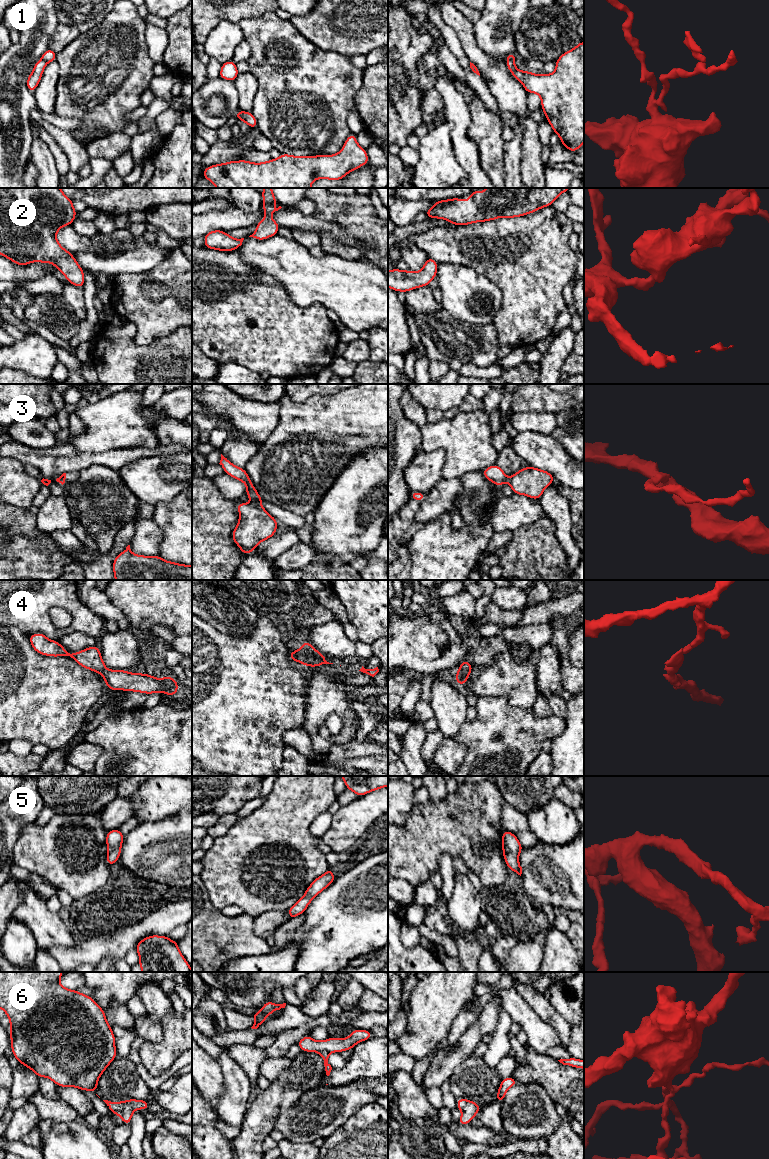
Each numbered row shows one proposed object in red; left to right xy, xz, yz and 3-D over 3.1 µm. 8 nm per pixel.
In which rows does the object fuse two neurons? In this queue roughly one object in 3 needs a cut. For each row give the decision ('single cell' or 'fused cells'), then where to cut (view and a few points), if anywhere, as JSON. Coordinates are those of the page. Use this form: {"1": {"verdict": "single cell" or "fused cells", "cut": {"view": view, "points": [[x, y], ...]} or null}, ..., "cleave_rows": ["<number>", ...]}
{"1": {"verdict": "fused cells", "cut": {"view": "yz", "points": [[507, 60], [513, 62]]}}, "2": {"verdict": "single cell", "cut": null}, "3": {"verdict": "fused cells", "cut": {"view": "xz", "points": [[253, 502], [259, 505]]}}, "4": {"verdict": "single cell", "cut": null}, "5": {"verdict": "single cell", "cut": null}, "6": {"verdict": "fused cells", "cut": {"view": "xy", "points": [[131, 1105], [126, 1103], [118, 1114]]}}, "cleave_rows": ["1", "3", "6"]}

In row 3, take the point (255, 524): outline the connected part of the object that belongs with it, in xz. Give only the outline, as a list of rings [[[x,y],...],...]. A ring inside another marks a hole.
[[[238,502],[237,509],[240,518],[232,532],[232,540],[240,547],[242,554],[249,554],[260,542],[276,534],[278,521],[254,503]]]

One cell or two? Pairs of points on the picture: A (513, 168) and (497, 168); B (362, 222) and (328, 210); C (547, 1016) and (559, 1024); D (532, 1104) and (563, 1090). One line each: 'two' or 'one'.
A: two
B: one
C: one
D: two

